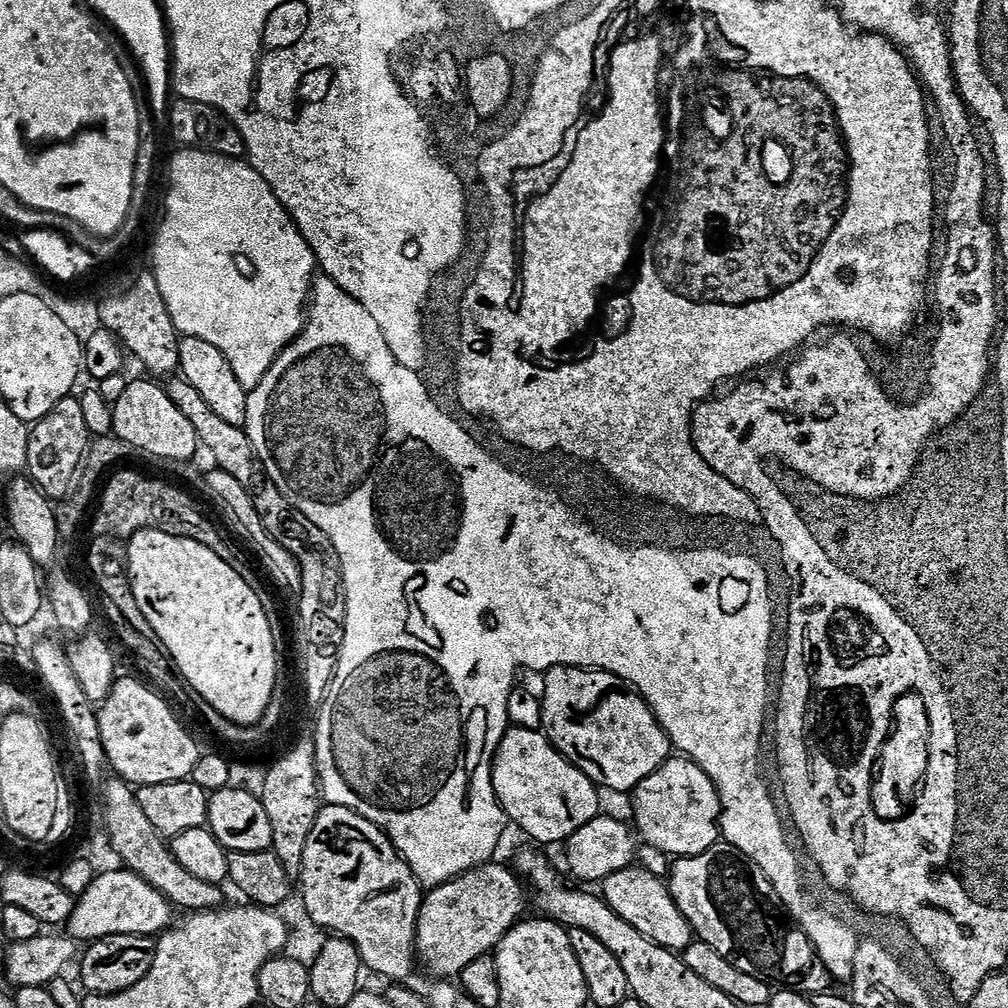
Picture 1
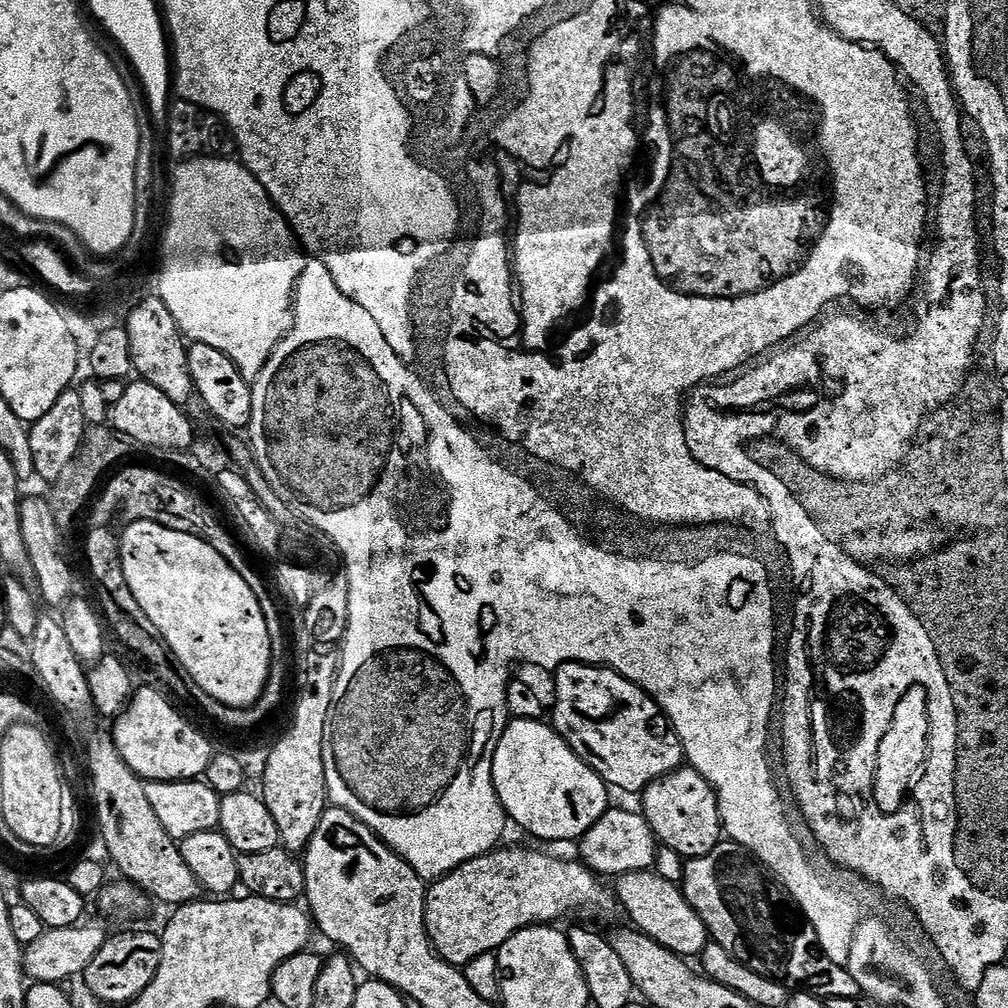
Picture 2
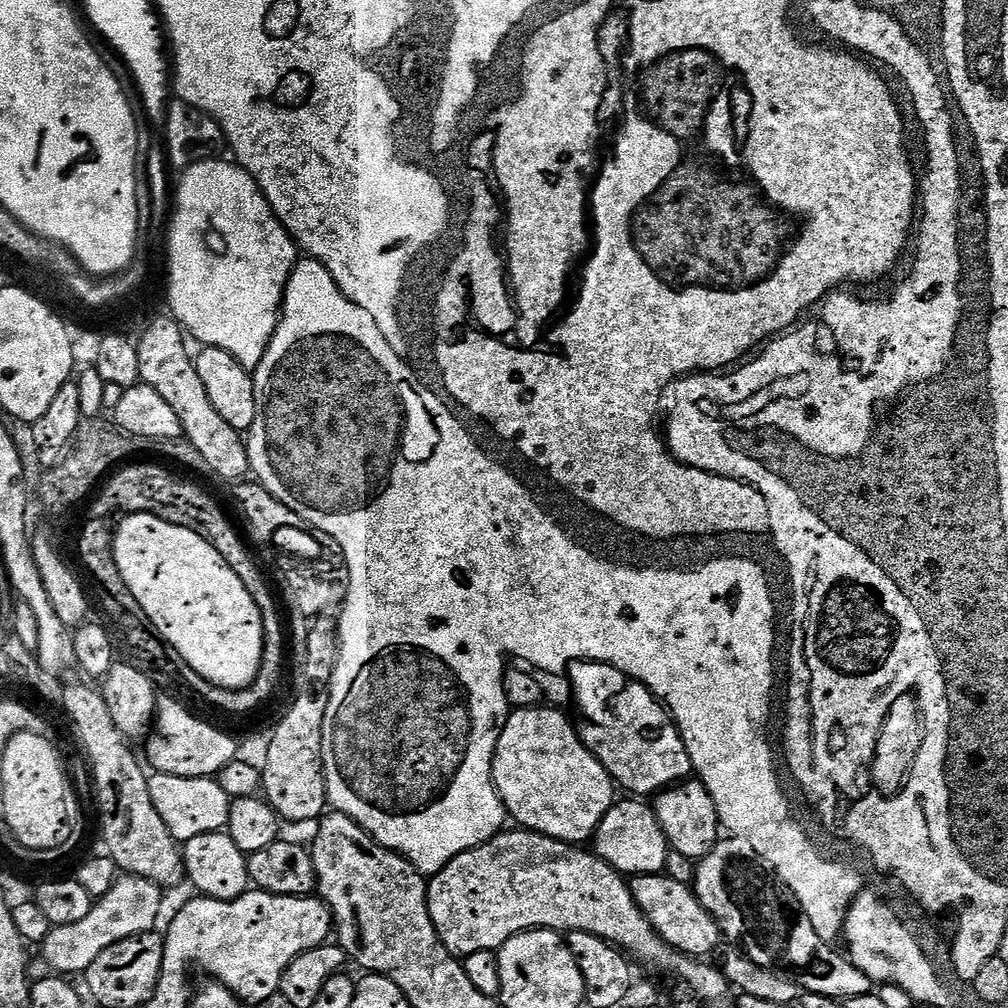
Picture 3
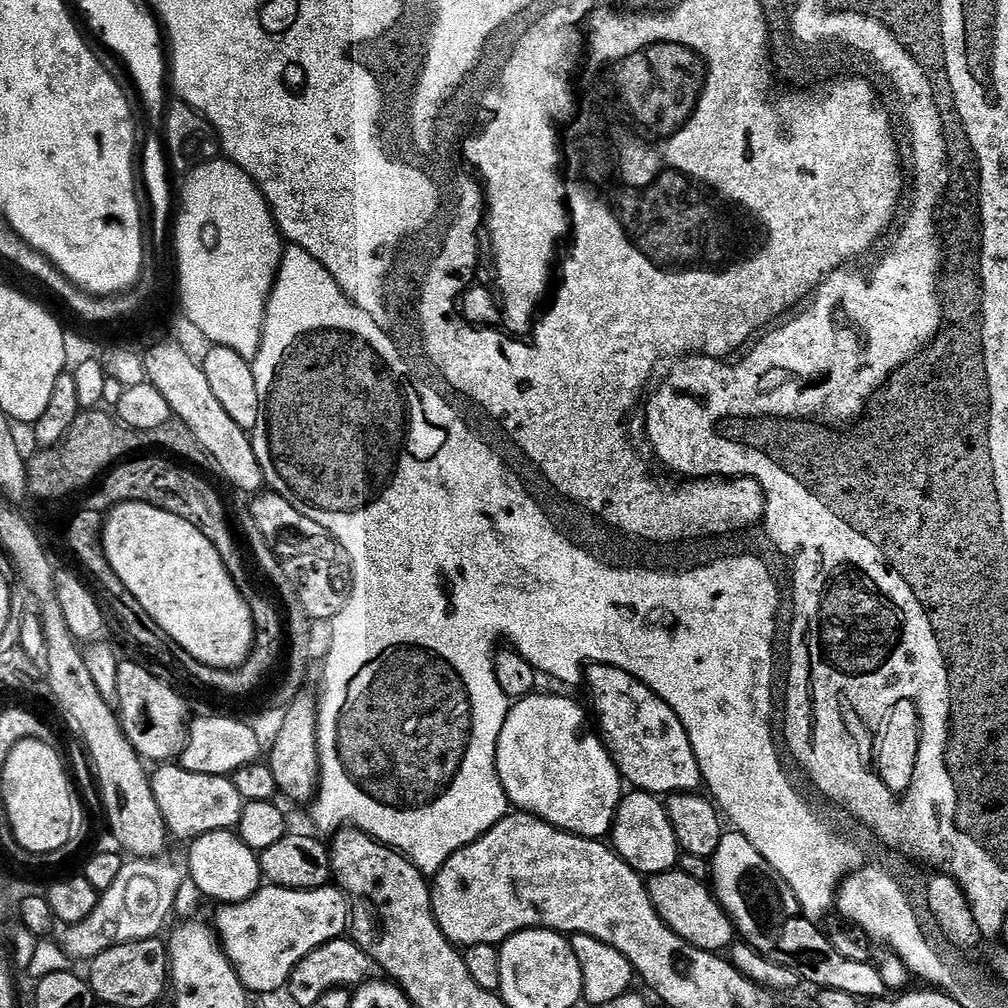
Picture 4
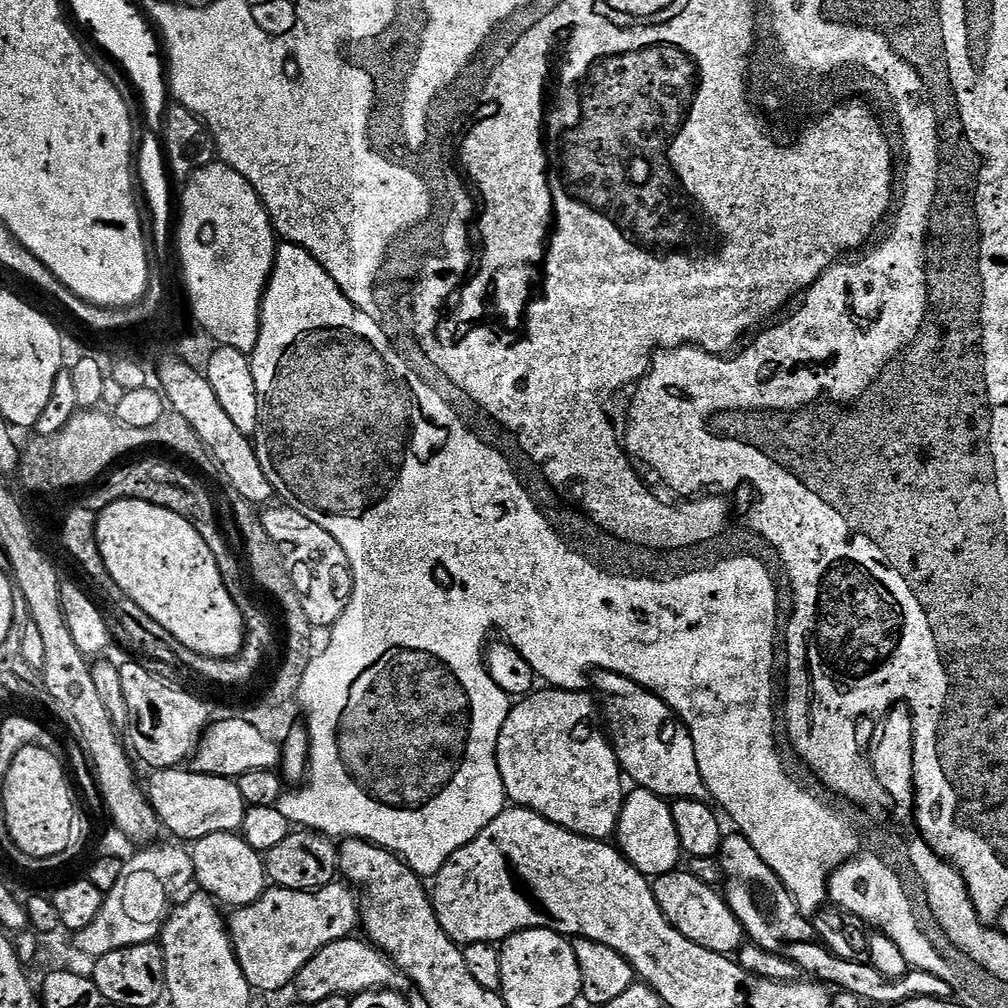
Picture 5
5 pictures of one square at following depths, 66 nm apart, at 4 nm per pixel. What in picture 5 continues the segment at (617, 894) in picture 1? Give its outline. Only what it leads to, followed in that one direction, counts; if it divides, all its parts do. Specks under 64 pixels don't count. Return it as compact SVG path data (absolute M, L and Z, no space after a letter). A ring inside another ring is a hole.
M677 870L655 877L651 886L662 914L683 936L690 938L690 942L698 942L698 946L723 956L739 953L746 940L744 928L725 897L719 891L716 893L713 885L694 878L686 870Z

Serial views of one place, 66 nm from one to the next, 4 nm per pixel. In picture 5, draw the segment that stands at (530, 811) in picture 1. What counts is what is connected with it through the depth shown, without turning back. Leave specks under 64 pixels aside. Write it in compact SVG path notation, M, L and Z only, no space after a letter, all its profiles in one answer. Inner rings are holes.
M545 689L517 699L501 728L496 761L507 799L579 836L607 841L615 837L626 787L609 737L596 732L597 701L581 690Z

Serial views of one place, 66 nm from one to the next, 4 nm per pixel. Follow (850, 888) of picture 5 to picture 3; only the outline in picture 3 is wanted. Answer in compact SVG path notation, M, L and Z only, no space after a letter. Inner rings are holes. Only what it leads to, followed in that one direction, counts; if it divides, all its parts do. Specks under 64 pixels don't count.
M865 890L857 896L848 908L844 919L843 939L848 939L848 956L859 970L874 984L883 986L893 984L924 984L924 992L940 992L932 970L920 955L920 940L904 925L897 909L891 908L884 900L879 900L871 890Z

